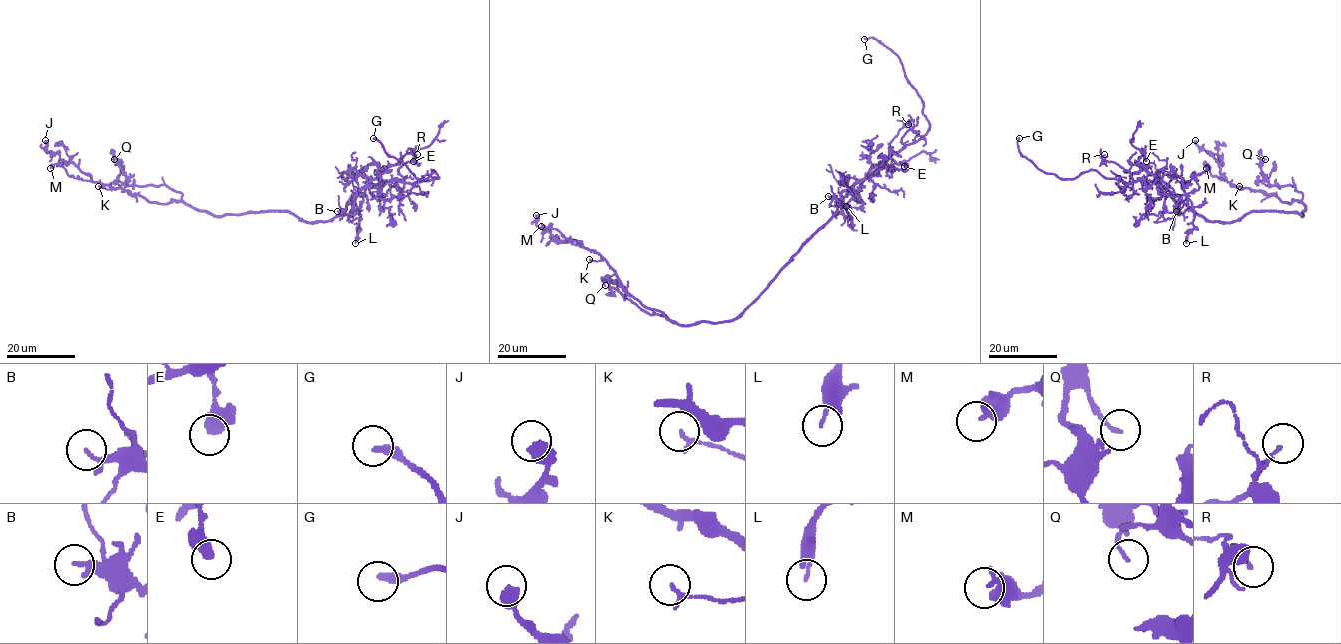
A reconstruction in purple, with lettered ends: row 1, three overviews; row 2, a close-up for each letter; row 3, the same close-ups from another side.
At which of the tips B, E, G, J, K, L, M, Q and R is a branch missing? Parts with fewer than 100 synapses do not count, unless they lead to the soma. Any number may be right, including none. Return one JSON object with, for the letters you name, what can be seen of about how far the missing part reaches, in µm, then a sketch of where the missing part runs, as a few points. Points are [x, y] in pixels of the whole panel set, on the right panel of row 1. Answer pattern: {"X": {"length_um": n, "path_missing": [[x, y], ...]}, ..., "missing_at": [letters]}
{"G": {"length_um": 50}, "missing_at": ["G"]}

